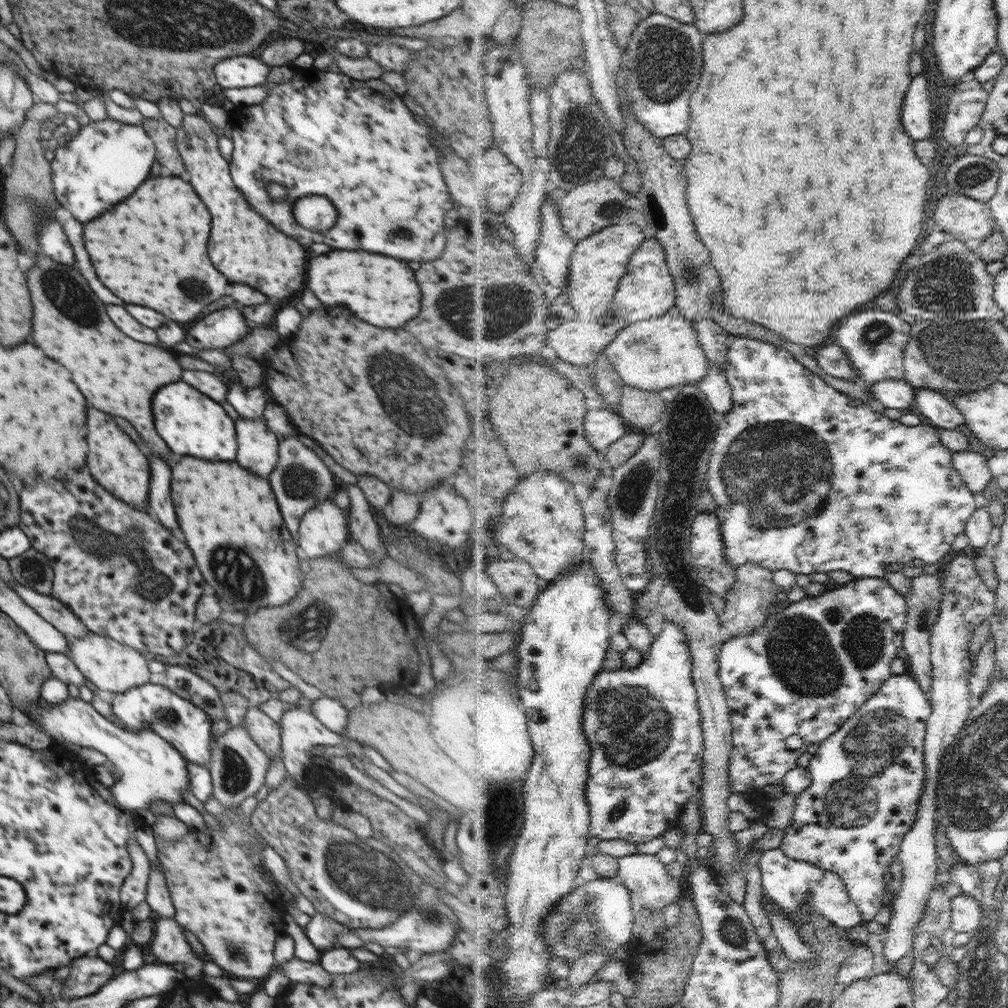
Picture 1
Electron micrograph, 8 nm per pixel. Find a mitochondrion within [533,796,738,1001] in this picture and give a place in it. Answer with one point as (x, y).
(587, 927)

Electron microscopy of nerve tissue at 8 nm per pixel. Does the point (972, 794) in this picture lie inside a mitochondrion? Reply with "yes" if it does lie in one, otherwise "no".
yes

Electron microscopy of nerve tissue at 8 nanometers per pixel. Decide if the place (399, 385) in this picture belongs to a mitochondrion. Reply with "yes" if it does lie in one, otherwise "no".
yes

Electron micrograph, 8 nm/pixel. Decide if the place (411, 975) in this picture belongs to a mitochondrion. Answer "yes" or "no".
no

